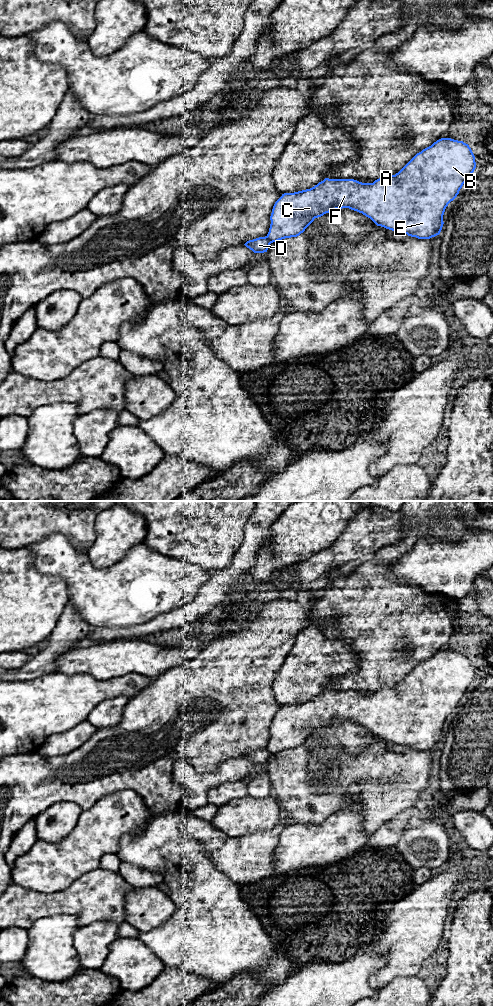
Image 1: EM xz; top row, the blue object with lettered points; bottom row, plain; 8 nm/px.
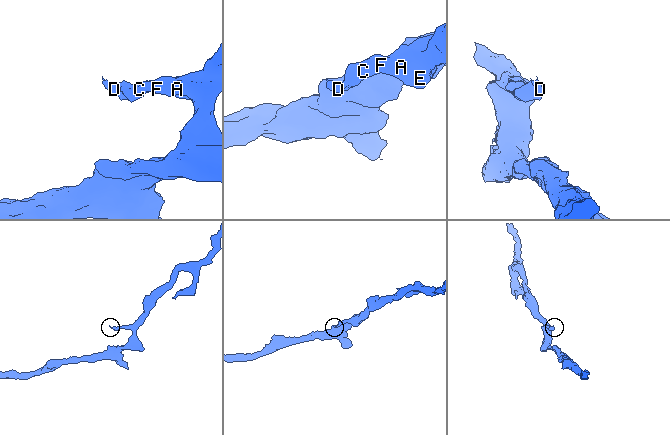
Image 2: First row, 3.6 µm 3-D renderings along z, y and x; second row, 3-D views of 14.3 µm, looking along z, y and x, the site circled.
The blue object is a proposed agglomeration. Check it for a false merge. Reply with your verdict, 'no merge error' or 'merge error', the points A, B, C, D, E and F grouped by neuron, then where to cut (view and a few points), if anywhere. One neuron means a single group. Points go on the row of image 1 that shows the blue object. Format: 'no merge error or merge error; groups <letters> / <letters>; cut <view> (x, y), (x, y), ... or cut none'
merge error; groups A B C E F / D; cut xz (266, 236), (271, 242)

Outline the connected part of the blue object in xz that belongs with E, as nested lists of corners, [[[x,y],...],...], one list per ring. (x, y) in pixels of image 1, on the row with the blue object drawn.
[[[441,138],[417,153],[395,175],[384,174],[373,183],[362,183],[354,179],[325,178],[310,189],[282,194],[273,206],[267,237],[271,243],[285,238],[297,237],[315,218],[336,209],[349,208],[370,218],[377,226],[398,233],[405,233],[418,239],[430,239],[440,234],[444,224],[443,215],[446,207],[457,197],[463,184],[475,168],[475,156],[468,144],[451,138]]]

